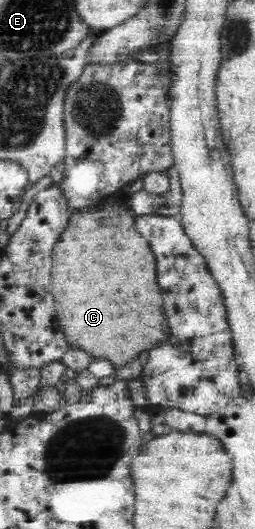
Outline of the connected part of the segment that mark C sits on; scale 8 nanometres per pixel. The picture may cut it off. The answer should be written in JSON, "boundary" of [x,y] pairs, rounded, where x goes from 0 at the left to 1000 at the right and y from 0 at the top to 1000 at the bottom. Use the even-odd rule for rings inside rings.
{"boundary":[[[443,382],[392,395],[365,386],[278,399],[267,433],[243,440],[235,456],[220,456],[204,486],[216,586],[267,648],[333,660],[365,677],[427,679],[455,696],[537,679],[557,664],[584,662],[620,645],[659,641],[667,629],[635,584],[635,554],[612,535],[612,486],[588,457],[541,437],[529,410],[514,393]],[[400,486],[416,486],[416,497],[431,493],[431,505],[463,501],[463,509],[384,509]]]}

